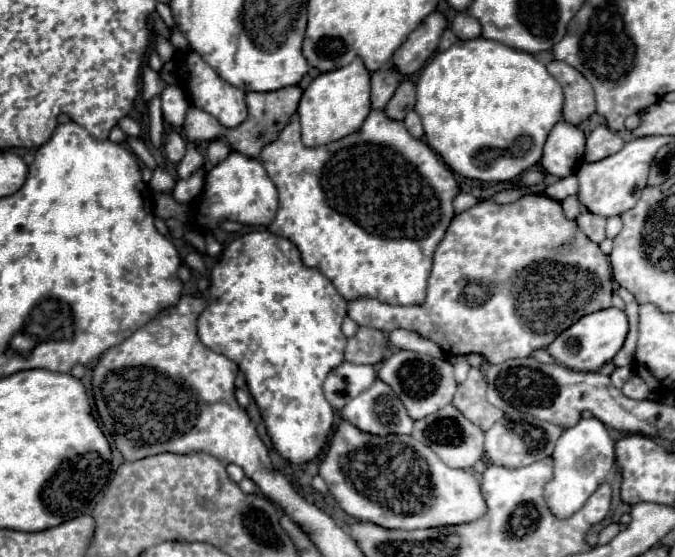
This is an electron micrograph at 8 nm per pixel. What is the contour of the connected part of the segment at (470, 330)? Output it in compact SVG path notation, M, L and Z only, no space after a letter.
M531 193L525 195L525 199L507 205L487 199L461 215L455 215L443 241L435 249L427 299L423 305L395 307L373 297L359 297L349 301L347 315L357 325L375 327L381 331L393 331L399 327L415 331L435 341L445 353L451 355L479 353L489 363L503 363L507 359L527 357L539 347L547 347L579 317L611 307L611 295L613 277L609 257L587 235L581 235L577 221L565 217L559 201L543 193Z

